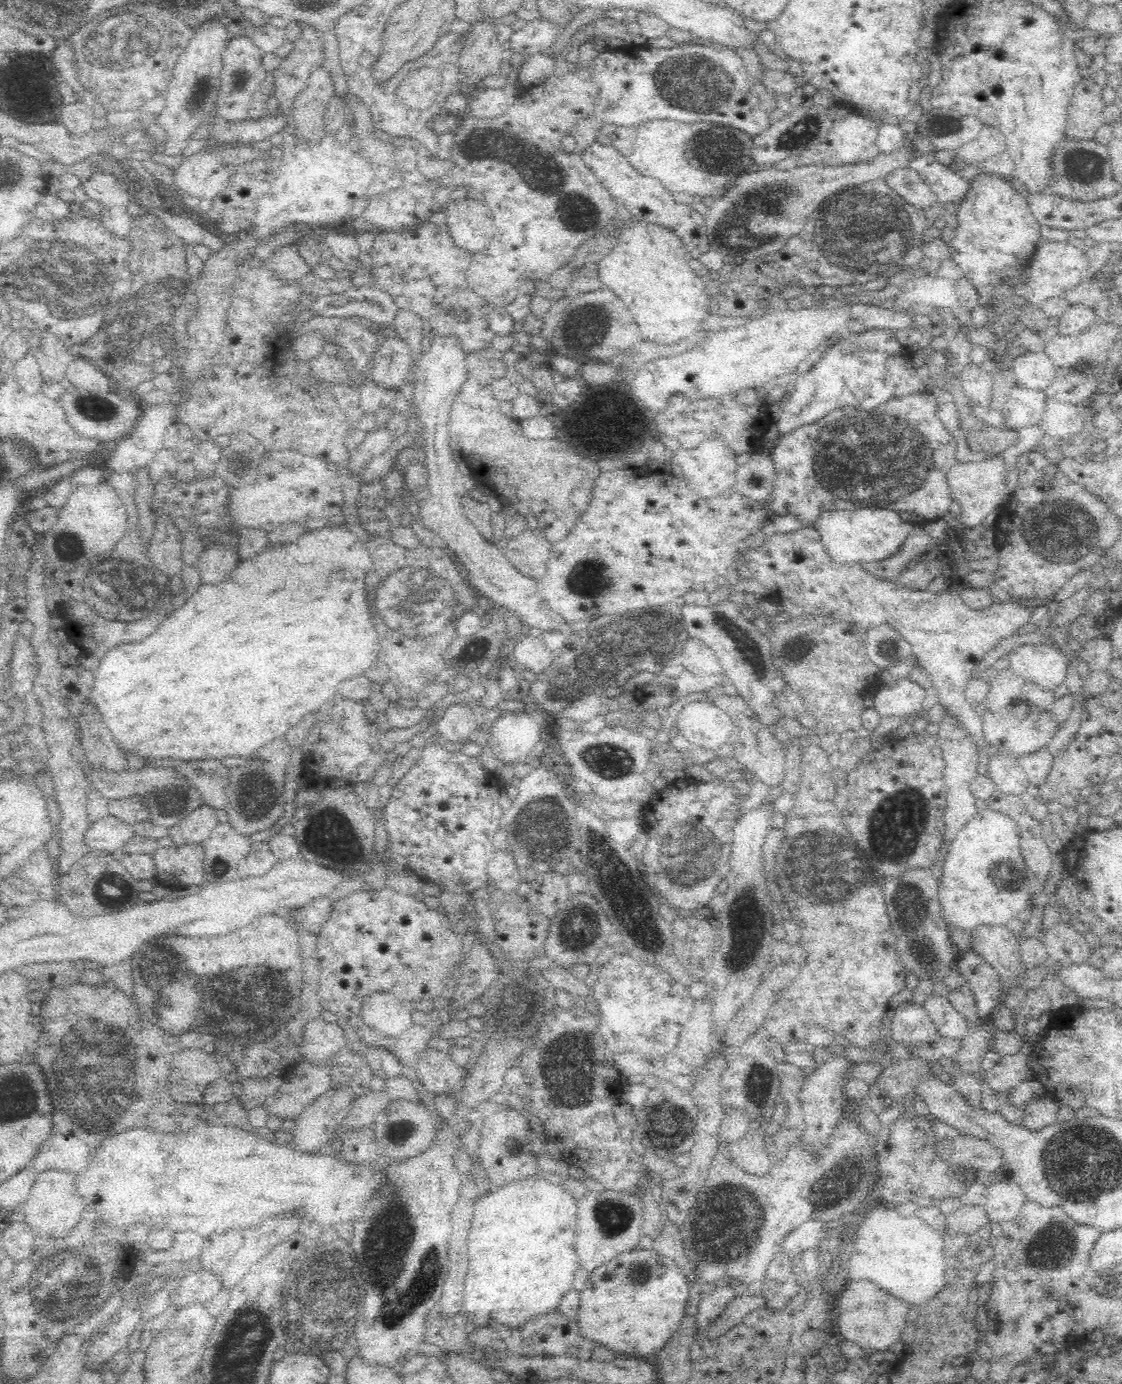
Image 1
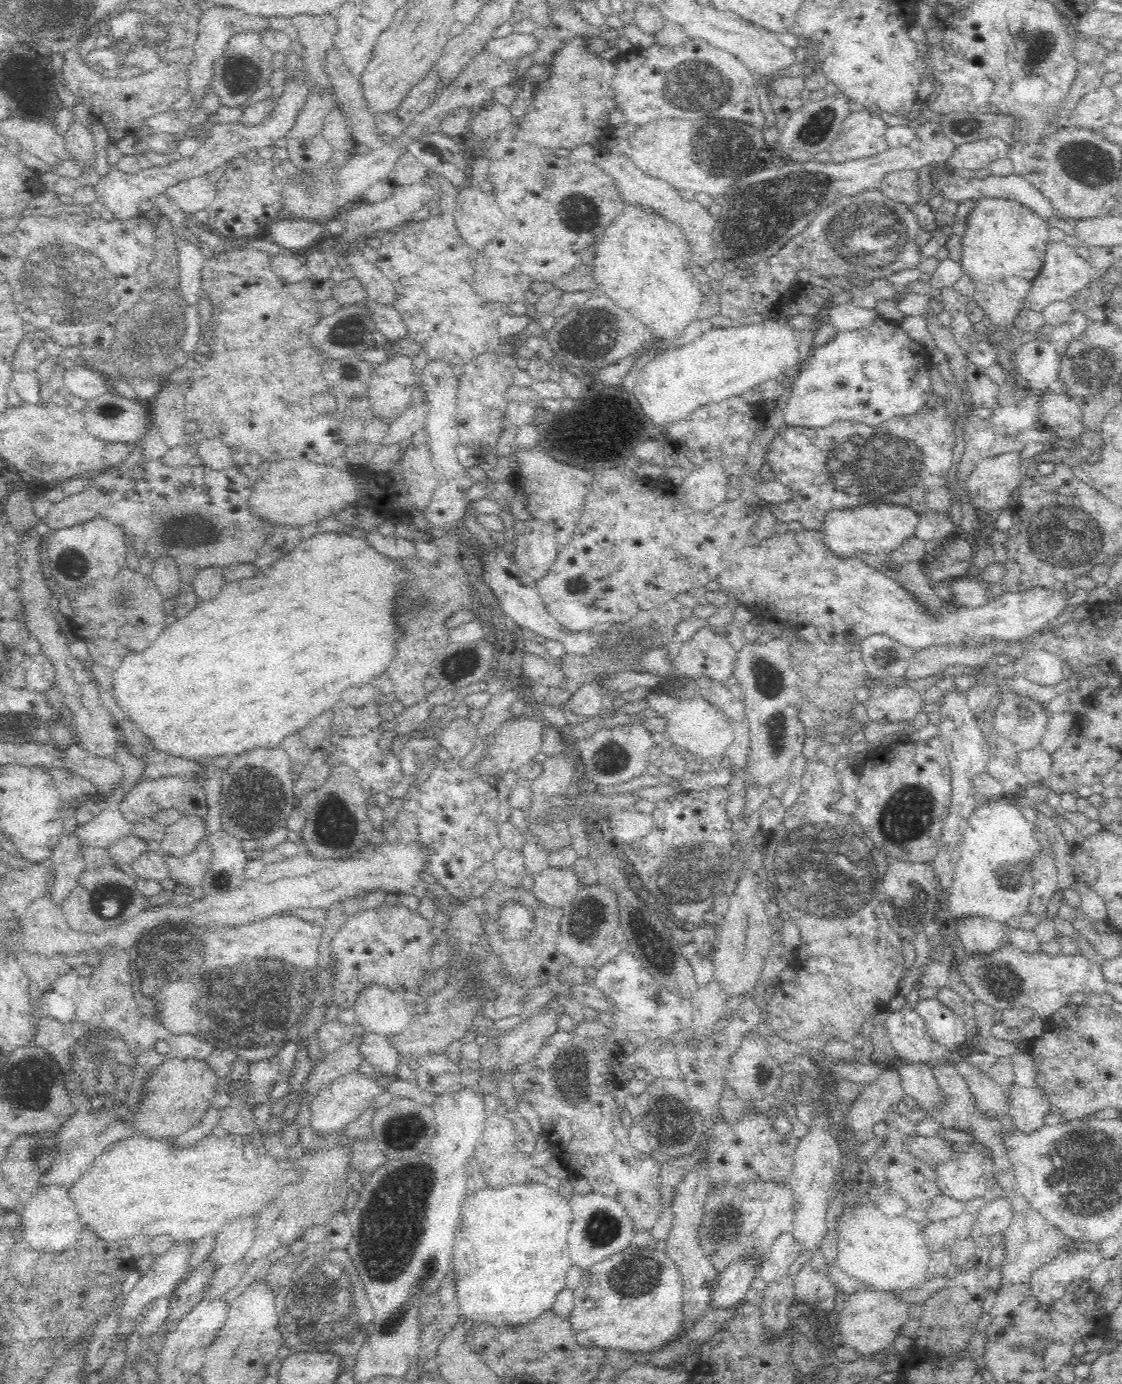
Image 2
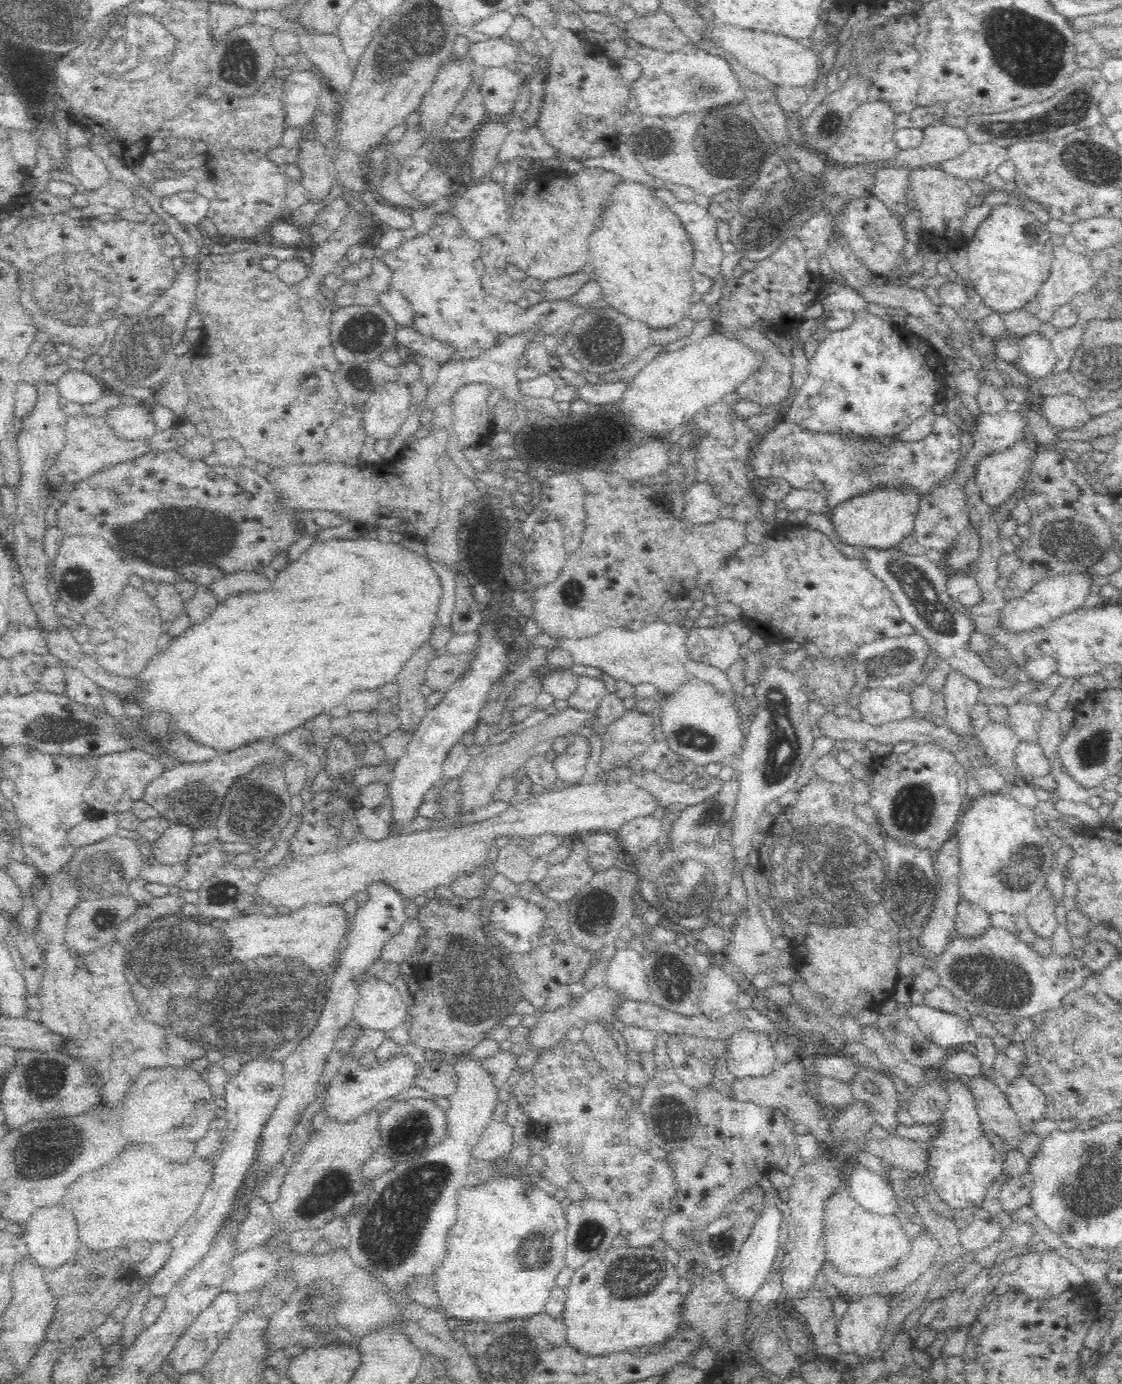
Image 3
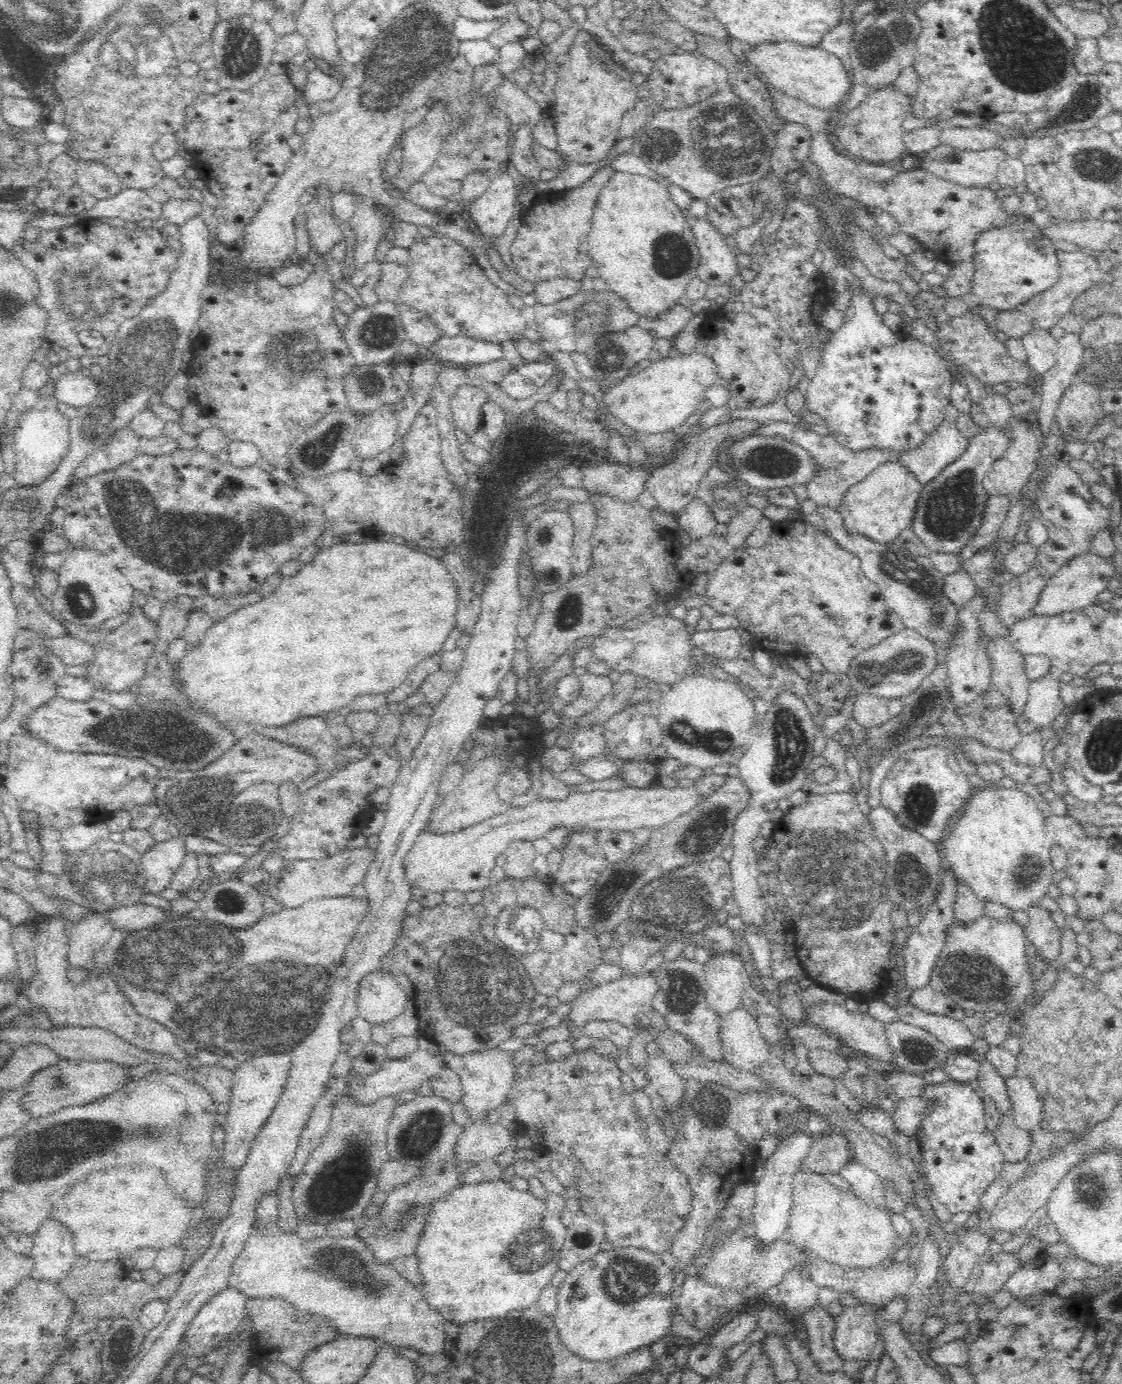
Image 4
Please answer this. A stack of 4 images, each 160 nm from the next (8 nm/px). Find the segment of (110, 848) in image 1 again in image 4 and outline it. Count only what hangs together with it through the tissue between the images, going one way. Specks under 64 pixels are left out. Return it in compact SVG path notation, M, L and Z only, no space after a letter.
M107 821L80 823L66 827L61 832L62 846L70 853L86 851L98 839L110 836L111 830Z

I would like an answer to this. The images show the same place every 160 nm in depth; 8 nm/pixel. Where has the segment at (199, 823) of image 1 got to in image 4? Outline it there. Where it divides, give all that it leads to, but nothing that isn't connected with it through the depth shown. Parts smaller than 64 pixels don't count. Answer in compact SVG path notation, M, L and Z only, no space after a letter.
M181 833L162 840L142 853L142 864L146 875L146 891L157 894L168 886L176 868L182 866L186 853L185 835Z

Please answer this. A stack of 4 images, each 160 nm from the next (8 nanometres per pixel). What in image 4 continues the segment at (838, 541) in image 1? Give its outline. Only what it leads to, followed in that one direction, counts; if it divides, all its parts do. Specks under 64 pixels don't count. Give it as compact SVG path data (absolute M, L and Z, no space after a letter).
M888 462L852 485L837 507L848 536L864 536L876 544L892 544L913 526L923 486L899 462Z

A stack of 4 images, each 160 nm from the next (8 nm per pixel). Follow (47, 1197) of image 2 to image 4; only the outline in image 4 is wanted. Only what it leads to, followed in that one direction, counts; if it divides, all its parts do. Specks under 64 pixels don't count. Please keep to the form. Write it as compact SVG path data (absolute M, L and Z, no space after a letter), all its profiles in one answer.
M60 1220L42 1222L40 1230L34 1234L34 1278L62 1280L76 1262L76 1250L72 1232Z

